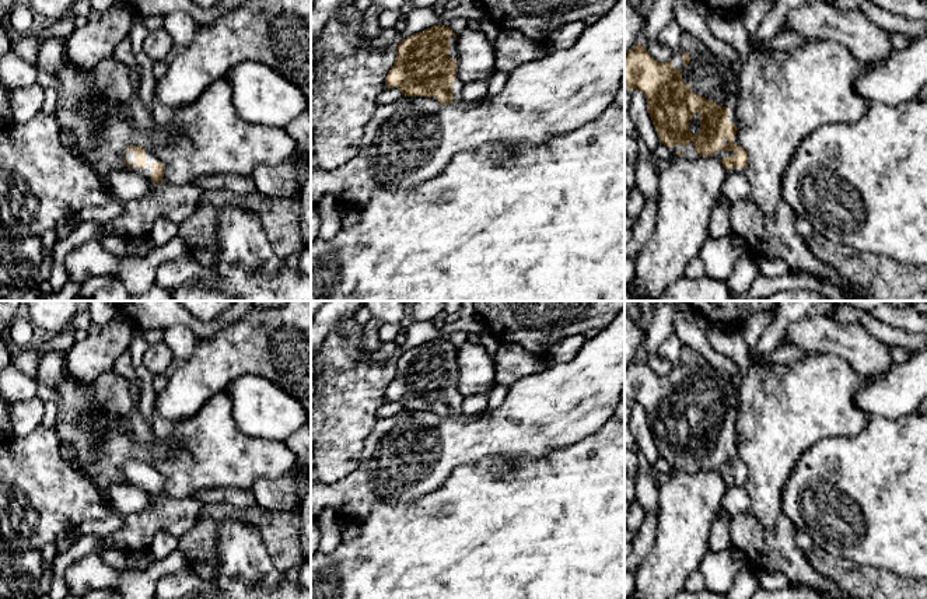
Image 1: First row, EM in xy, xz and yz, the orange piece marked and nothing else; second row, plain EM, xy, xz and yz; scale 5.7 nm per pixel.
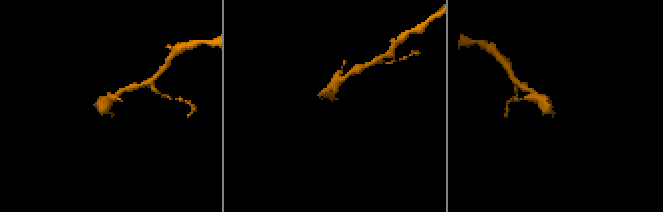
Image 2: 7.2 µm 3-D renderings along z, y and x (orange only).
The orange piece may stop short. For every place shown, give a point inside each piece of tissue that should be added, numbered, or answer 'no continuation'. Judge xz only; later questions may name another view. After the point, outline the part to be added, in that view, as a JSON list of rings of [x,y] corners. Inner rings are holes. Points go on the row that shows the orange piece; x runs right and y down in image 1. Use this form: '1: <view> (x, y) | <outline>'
1: xz (452, 52) | [[[449,35],[449,52],[448,52],[449,57],[454,57],[456,60],[456,67],[458,67],[458,46],[456,42],[454,41],[454,35]]]

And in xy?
1: xy (150, 157) | [[[144,148],[146,151],[146,167],[144,168],[136,168],[134,167],[134,153],[133,151],[125,151],[123,155],[129,158],[129,167],[133,172],[140,174],[147,181],[151,182],[151,164],[153,162],[161,162],[158,157],[155,157],[150,150]]]

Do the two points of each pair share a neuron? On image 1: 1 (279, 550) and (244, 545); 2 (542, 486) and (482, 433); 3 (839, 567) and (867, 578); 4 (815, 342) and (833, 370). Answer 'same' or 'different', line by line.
1: different
2: different
3: same
4: different

